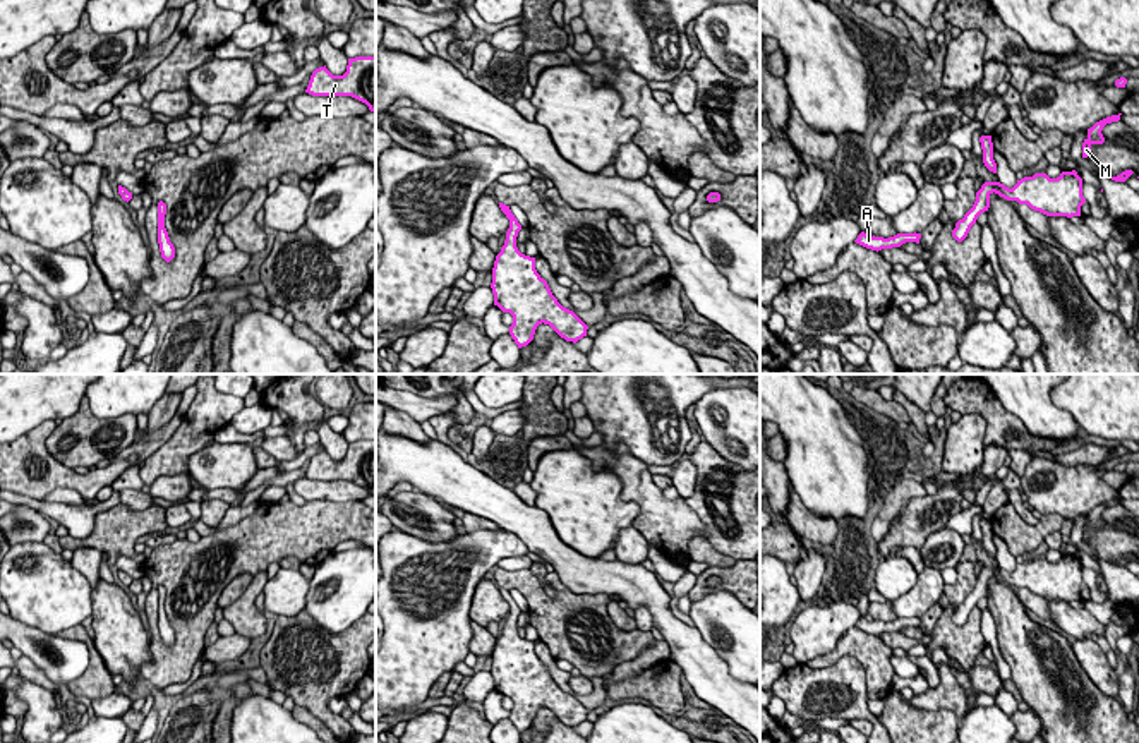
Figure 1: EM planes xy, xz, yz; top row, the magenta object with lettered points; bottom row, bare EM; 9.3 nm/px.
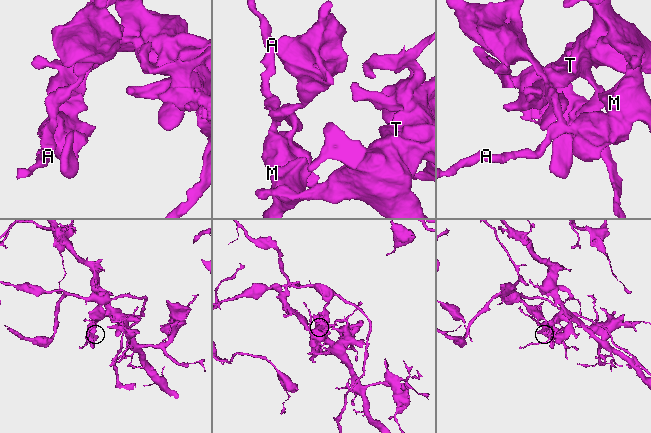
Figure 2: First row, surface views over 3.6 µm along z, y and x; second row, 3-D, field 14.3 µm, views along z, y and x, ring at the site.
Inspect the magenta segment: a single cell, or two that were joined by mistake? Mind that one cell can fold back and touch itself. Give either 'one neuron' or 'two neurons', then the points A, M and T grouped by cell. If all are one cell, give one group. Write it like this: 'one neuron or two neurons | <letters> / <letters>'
two neurons | A / M T

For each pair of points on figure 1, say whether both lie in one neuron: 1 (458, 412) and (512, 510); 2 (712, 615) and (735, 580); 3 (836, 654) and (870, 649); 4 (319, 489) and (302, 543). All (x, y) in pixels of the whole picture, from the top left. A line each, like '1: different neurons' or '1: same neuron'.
1: different neurons
2: different neurons
3: same neuron
4: different neurons

